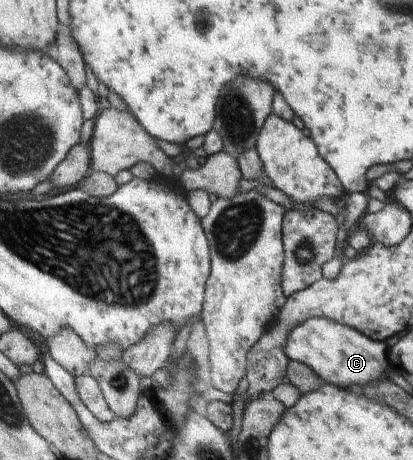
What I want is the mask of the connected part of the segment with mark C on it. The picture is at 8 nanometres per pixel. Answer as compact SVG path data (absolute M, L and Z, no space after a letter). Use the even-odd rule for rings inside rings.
M324 316L310 318L295 325L287 334L283 352L289 361L308 366L323 382L342 389L351 384L362 387L386 376L390 368L384 341L374 341L352 328L327 320Z

